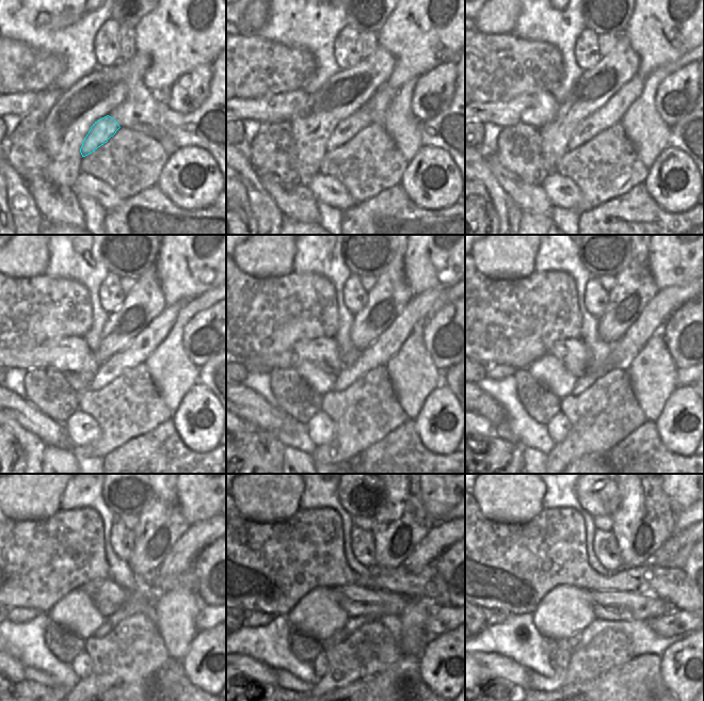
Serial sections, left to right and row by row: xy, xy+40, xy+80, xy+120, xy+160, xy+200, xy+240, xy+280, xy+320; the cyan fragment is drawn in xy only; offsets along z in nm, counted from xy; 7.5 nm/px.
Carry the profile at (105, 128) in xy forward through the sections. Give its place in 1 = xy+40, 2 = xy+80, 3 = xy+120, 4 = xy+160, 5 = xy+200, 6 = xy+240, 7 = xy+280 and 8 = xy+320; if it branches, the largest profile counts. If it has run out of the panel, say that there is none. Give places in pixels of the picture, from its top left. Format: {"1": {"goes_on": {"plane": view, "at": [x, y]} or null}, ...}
{"1": {"goes_on": {"plane": "xy+40", "at": [348, 128]}}, "2": {"goes_on": {"plane": "xy+80", "at": [590, 127]}}, "3": {"goes_on": {"plane": "xy+120", "at": [109, 370]}}, "4": {"goes_on": {"plane": "xy+160", "at": [347, 376]}}, "5": {"goes_on": {"plane": "xy+200", "at": [582, 383]}}, "6": {"goes_on": {"plane": "xy+240", "at": [106, 626]}}, "7": {"goes_on": {"plane": "xy+280", "at": [341, 634]}}, "8": {"goes_on": {"plane": "xy+320", "at": [572, 641]}}}

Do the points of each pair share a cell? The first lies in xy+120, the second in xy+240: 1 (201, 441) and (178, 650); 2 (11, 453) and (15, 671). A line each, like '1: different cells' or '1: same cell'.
1: different cells
2: different cells

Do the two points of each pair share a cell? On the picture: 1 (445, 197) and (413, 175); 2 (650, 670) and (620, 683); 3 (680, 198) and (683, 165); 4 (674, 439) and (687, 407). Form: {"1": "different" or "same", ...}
{"1": "same", "2": "same", "3": "same", "4": "same"}

